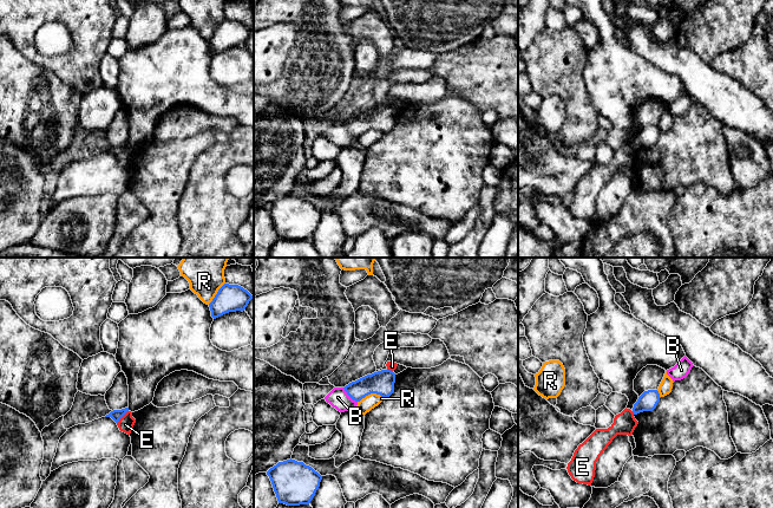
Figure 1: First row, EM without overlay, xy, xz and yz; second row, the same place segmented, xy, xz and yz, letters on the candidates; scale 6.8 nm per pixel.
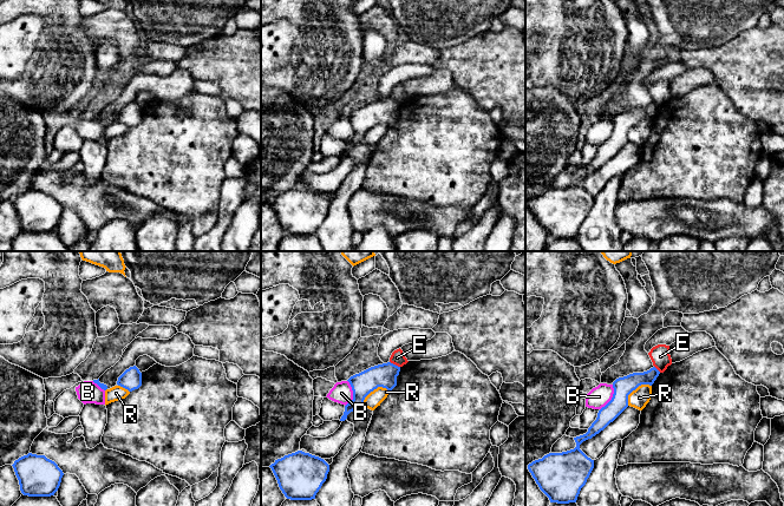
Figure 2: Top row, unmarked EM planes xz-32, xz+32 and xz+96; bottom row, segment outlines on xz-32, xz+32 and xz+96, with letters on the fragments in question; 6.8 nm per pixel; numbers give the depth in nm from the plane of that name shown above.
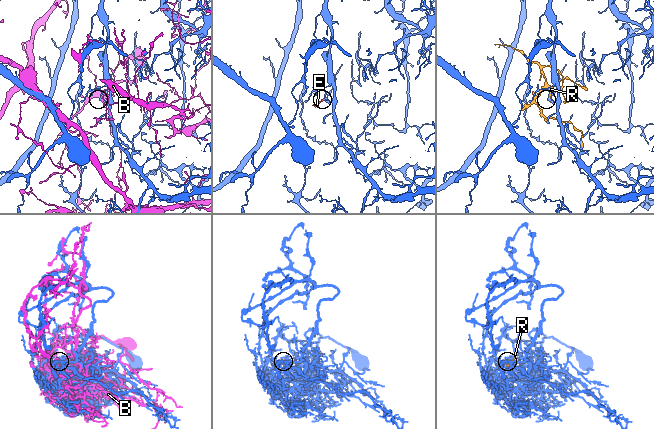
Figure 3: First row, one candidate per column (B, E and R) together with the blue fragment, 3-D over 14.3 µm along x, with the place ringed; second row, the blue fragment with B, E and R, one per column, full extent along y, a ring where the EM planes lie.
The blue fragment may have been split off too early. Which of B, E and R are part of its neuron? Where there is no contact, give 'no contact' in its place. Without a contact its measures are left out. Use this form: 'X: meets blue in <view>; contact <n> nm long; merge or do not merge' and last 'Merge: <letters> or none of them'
B: meets blue in xz; contact 140 nm long; do not merge
E: meets blue in xy; contact 120 nm long; do not merge
R: meets blue in xz; contact 190 nm long; do not merge
Merge: none of them

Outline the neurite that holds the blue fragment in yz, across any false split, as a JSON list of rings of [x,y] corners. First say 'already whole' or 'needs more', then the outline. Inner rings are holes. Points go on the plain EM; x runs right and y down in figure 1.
already whole; [[[657,125],[644,126],[634,139],[633,148],[637,150],[643,146],[653,146],[660,137],[660,129]]]

